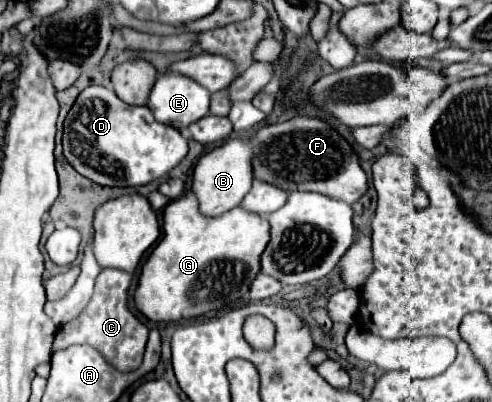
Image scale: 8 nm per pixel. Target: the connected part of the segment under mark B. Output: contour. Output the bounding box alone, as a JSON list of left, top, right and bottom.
[192,138,252,216]

